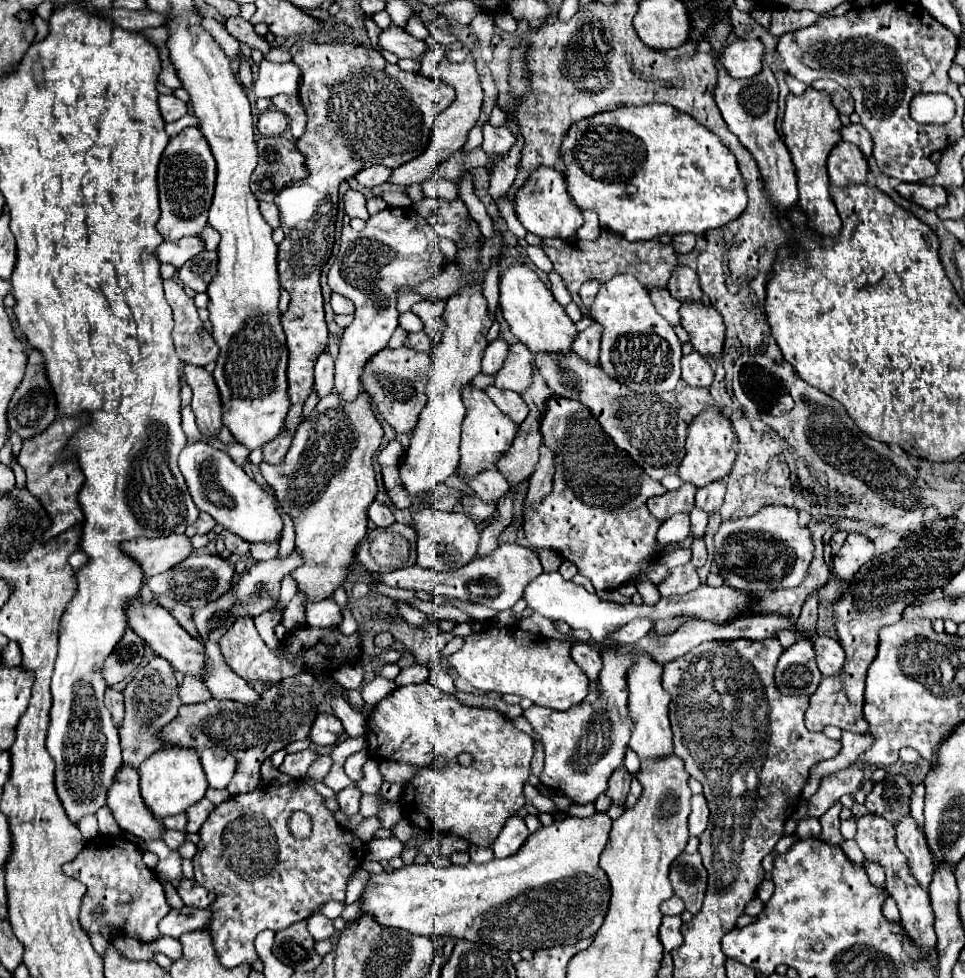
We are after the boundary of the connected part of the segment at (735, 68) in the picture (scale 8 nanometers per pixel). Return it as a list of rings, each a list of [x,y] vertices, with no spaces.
[[[734,40],[722,50],[720,62],[732,78],[752,78],[762,70],[762,54],[760,40]]]

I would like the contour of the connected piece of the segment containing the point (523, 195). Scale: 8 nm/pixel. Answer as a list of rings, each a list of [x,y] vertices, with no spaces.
[[[546,166],[536,168],[524,182],[524,186],[516,192],[516,216],[530,234],[536,234],[540,238],[562,238],[562,240],[574,236],[584,222],[582,212],[570,200],[564,176],[558,170]]]

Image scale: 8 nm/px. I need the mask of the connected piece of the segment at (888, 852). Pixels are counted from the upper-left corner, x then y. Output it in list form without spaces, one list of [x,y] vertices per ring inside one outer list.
[[[866,814],[866,816],[858,818],[856,824],[858,824],[858,832],[856,832],[854,840],[866,860],[874,860],[884,868],[886,890],[896,900],[896,904],[900,908],[904,930],[918,946],[932,948],[936,944],[936,932],[934,932],[934,912],[930,908],[930,898],[928,898],[928,892],[922,890],[918,880],[914,880],[914,876],[910,874],[910,868],[906,864],[906,856],[902,856],[902,852],[896,846],[894,824],[890,824],[888,820],[882,820],[882,816],[876,816],[876,814]]]

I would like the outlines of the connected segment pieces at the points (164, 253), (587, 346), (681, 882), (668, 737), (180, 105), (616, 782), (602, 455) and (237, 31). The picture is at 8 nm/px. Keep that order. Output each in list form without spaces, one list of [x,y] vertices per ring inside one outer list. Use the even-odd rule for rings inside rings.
[[[190,236],[176,242],[162,242],[156,250],[156,258],[162,264],[172,264],[180,268],[184,262],[188,262],[188,258],[194,258],[202,250],[204,250],[202,240],[198,236]]]
[[[592,322],[586,330],[578,332],[576,338],[572,340],[572,350],[592,362],[592,364],[598,364],[598,352],[600,352],[600,336],[602,336],[602,326],[598,322]]]
[[[682,852],[670,866],[670,882],[674,894],[684,900],[686,910],[698,914],[706,894],[706,868],[702,866],[700,852]]]
[[[646,654],[634,656],[636,664],[628,672],[628,690],[630,690],[630,716],[634,720],[634,730],[630,738],[630,748],[638,754],[640,760],[662,760],[674,754],[672,730],[668,720],[670,694],[662,688],[662,666],[656,664]]]
[[[160,96],[158,102],[160,102],[160,112],[166,122],[174,122],[188,112],[188,106],[176,96]]]
[[[624,766],[618,768],[612,774],[610,786],[606,790],[606,796],[612,800],[612,804],[624,804],[626,802],[626,796],[628,796],[628,790],[630,790],[630,782],[632,782],[632,776],[630,776],[630,772]]]
[[[550,398],[546,406],[546,414],[542,418],[542,436],[544,444],[556,452],[556,476],[554,490],[546,500],[530,512],[524,512],[524,536],[534,548],[548,548],[562,552],[560,556],[572,564],[576,564],[578,572],[592,580],[596,590],[616,590],[622,584],[630,582],[638,574],[638,566],[644,560],[656,560],[662,556],[662,550],[656,548],[656,534],[660,528],[660,520],[654,520],[646,508],[646,500],[650,496],[658,496],[666,492],[666,488],[650,480],[634,460],[630,460],[628,452],[622,452],[610,436],[602,430],[602,426],[592,418],[590,410],[580,402],[566,398]]]
[[[226,18],[226,28],[242,44],[246,44],[246,46],[250,46],[254,50],[260,50],[262,54],[268,54],[270,44],[256,34],[254,24],[250,24],[250,22],[242,20],[242,18]]]

